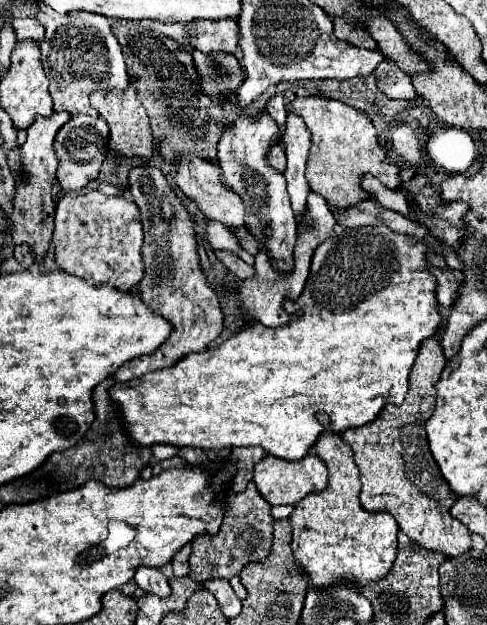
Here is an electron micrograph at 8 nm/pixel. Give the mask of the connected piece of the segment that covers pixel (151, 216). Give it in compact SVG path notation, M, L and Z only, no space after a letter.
M152 165L130 169L130 193L140 209L144 225L144 277L138 283L138 293L142 301L152 309L152 313L168 319L172 333L154 353L136 357L134 361L128 361L124 367L120 367L114 373L114 379L118 383L138 379L148 371L170 367L188 353L204 351L222 333L224 327L224 315L218 295L210 287L200 267L196 223L184 207L182 197L176 195L176 191L168 185L166 175Z

